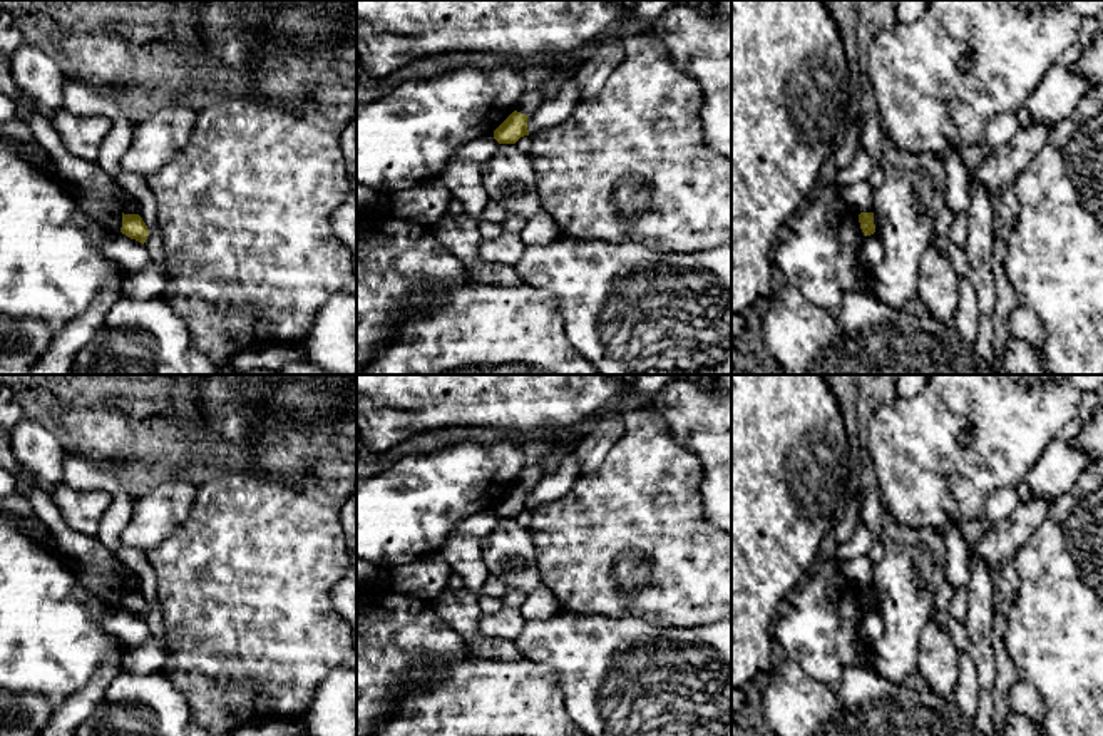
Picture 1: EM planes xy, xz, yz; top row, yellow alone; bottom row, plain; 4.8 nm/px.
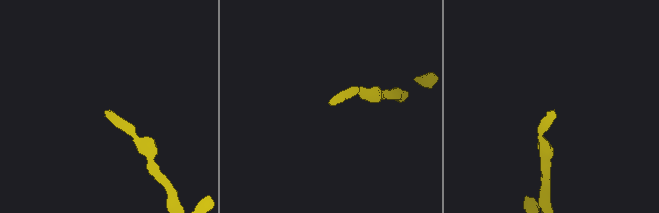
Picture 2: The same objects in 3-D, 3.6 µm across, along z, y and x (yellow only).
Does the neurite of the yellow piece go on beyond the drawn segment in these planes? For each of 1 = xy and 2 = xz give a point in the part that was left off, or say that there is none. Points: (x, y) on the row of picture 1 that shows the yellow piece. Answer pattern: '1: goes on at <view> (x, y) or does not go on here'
1: does not go on here
2: does not go on here

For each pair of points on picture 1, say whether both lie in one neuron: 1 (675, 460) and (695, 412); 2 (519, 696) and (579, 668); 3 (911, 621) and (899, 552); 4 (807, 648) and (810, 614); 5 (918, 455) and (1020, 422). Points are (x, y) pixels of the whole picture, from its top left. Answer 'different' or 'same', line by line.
1: different
2: different
3: same
4: same
5: same

